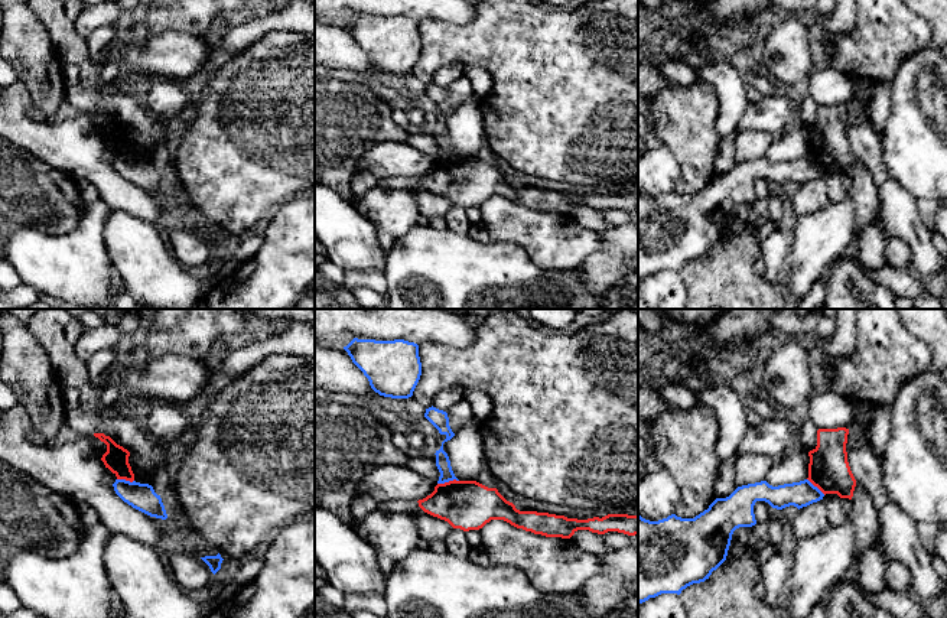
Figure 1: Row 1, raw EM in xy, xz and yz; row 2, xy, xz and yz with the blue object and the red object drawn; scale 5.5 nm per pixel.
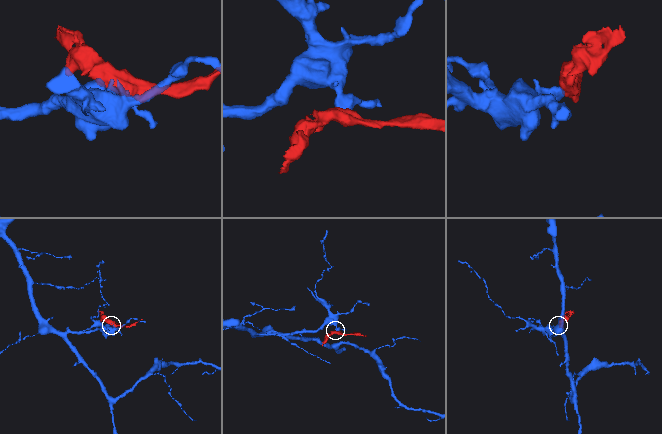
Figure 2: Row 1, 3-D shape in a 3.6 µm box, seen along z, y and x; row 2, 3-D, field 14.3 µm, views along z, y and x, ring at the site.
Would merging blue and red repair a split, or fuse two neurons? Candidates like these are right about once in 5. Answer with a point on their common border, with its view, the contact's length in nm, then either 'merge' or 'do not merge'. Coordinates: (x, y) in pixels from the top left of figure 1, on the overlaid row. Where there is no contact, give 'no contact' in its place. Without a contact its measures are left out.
meets blue in xz at (448, 481); contact 120 nm long; do not merge

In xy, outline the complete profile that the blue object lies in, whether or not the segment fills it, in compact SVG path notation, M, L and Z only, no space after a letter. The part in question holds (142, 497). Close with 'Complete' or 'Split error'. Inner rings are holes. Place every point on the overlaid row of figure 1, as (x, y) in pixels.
M115 479L113 484L115 494L133 508L156 518L166 520L167 514L162 502L160 495L157 495L152 485L130 482L126 479Z. Complete

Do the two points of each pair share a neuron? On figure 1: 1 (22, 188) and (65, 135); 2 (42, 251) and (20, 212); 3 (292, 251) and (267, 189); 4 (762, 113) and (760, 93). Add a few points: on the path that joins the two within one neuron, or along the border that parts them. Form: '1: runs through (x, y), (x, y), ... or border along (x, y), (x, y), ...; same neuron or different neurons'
1: border along (15, 143), (65, 172), (72, 179); different neurons
2: border along (18, 225), (29, 225), (51, 234), (61, 234); different neurons
3: border along (299, 194), (282, 204), (262, 228); different neurons
4: border along (780, 90), (770, 97), (749, 103); different neurons

